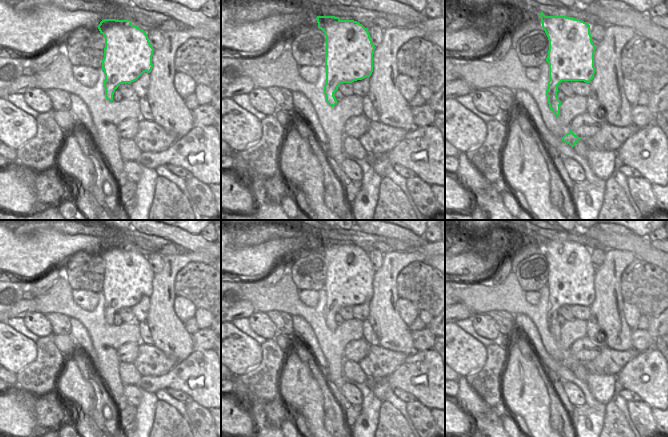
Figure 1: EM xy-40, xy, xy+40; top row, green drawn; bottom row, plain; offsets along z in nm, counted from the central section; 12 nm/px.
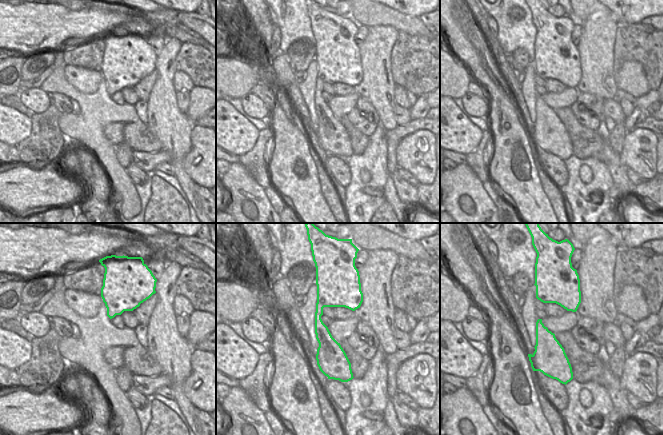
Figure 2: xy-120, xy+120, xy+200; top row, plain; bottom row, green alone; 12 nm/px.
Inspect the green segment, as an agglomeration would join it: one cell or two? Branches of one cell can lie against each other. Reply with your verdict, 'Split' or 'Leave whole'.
Leave whole.

